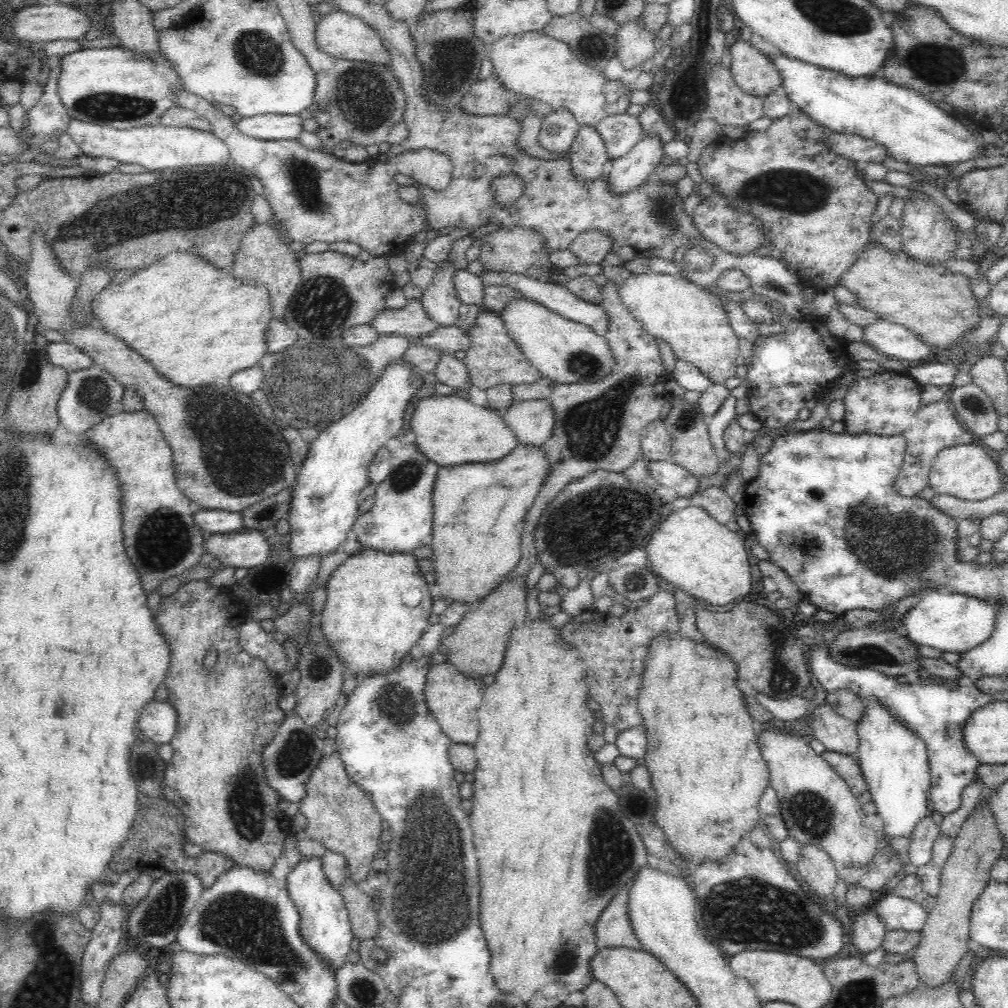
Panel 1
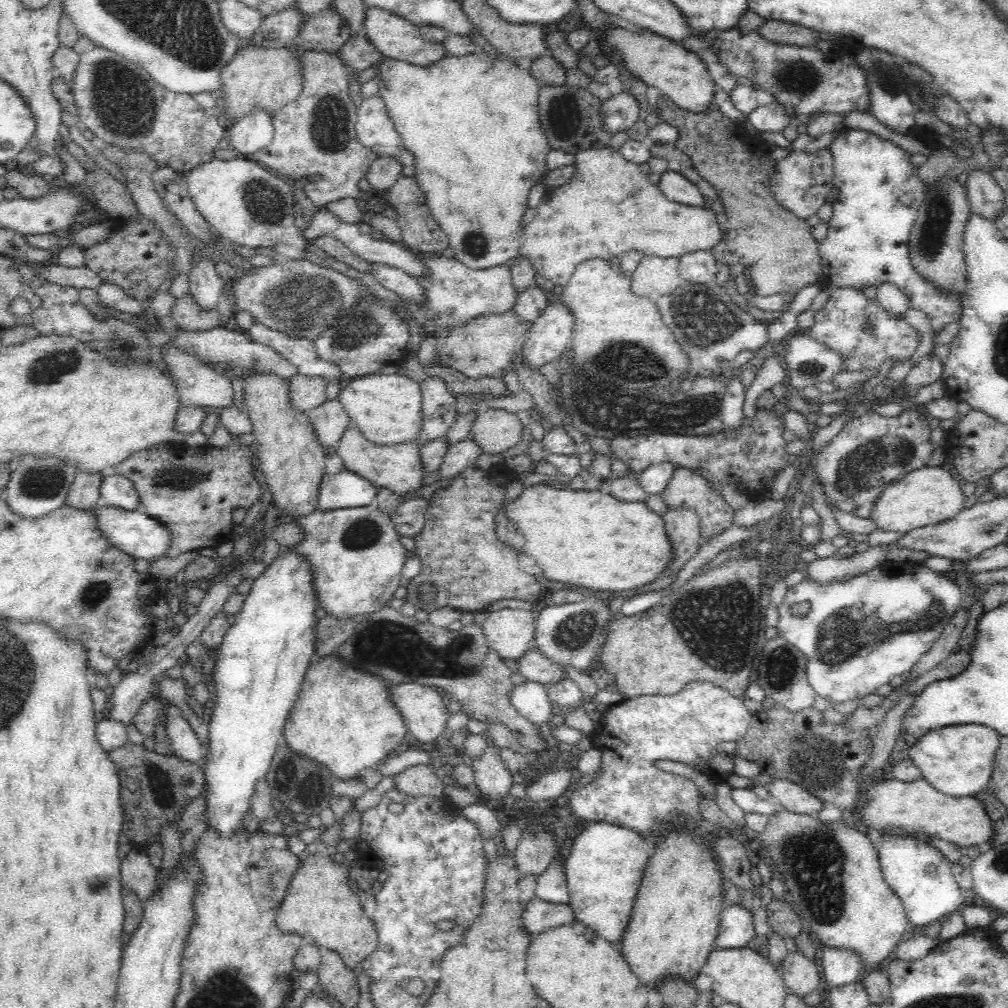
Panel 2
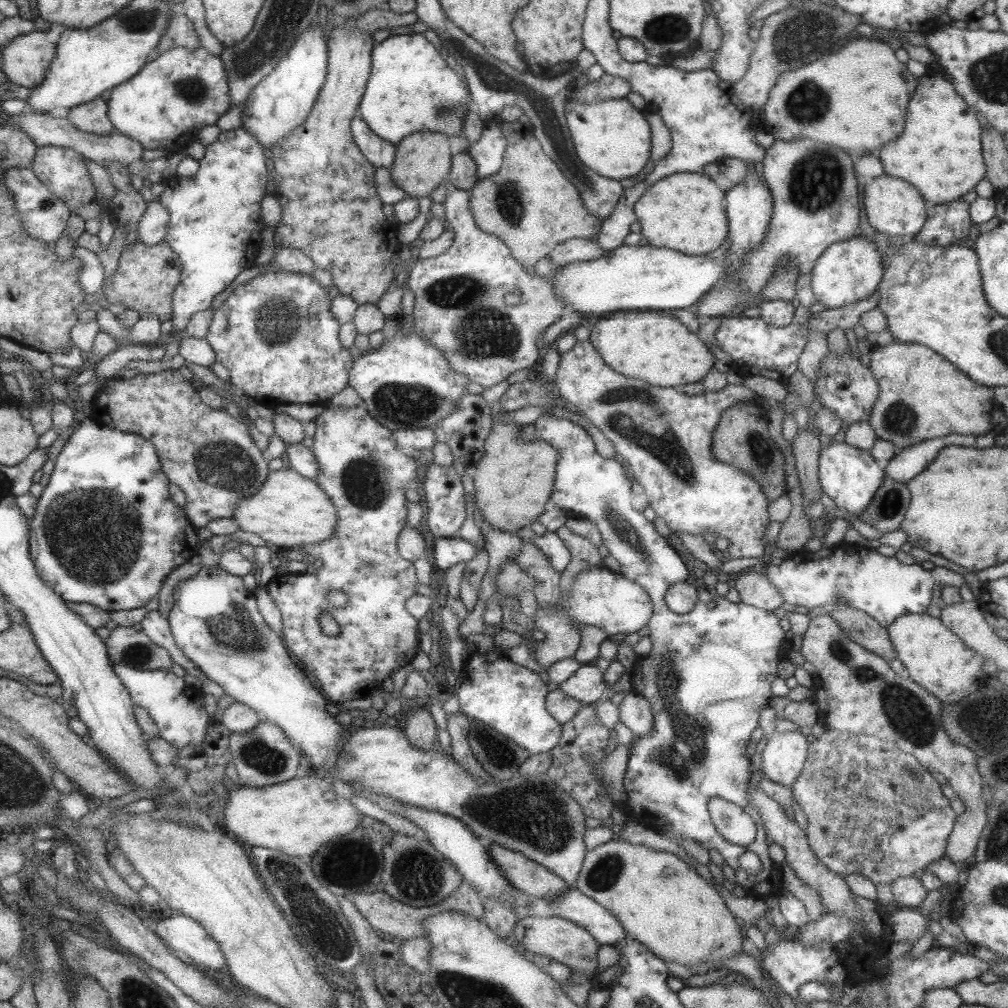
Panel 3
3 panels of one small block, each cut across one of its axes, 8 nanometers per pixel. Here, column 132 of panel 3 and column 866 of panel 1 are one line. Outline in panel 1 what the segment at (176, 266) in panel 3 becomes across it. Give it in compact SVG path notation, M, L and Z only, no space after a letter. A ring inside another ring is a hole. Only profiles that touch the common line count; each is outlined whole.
M872 240L852 266L840 274L838 282L855 294L858 306L876 313L879 319L904 326L923 343L940 348L950 348L960 342L964 330L974 329L983 318L970 287L970 277L951 272L943 265L926 264L904 251L886 251Z

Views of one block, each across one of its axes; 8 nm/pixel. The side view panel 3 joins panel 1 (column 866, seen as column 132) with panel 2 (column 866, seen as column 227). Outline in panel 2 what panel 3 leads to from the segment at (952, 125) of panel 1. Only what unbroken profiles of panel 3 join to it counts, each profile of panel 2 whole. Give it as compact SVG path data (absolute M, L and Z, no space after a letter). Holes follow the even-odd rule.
M735 27L694 35L711 40L712 51L718 54L720 63L728 68L728 72L738 77L740 84L746 82L754 88L762 87L781 104L794 106L799 115L810 117L812 112L820 110L846 116L855 109L870 110L864 71L852 56L836 54L832 61L828 54L821 54L813 46L776 45L762 39L757 31L738 31Z

